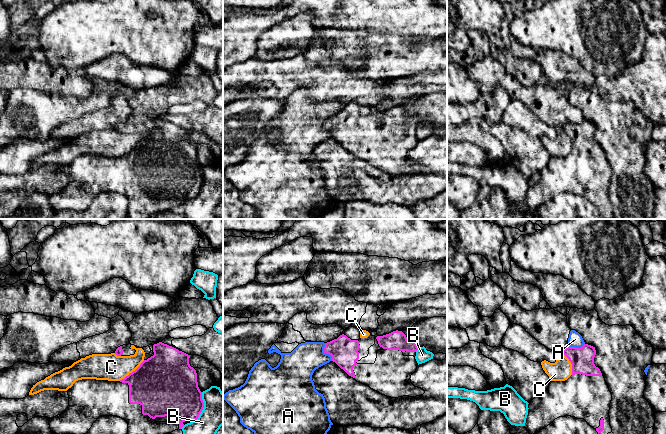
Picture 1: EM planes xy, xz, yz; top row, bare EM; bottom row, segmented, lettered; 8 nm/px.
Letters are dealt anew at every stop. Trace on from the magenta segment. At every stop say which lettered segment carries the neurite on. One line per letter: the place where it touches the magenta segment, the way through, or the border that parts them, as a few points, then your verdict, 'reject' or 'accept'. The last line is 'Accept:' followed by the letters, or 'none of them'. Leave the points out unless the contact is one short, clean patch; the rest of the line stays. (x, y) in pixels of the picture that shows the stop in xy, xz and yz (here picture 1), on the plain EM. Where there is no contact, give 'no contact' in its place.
A: contact xz (326, 129); border xz (325, 119), (324, 127), (331, 132), (332, 136); reject
B: contact xy (202, 185); reject
C: contact xy (132, 148); border xy (144, 136), (134, 146), (119, 156); reject
Accept: none of them

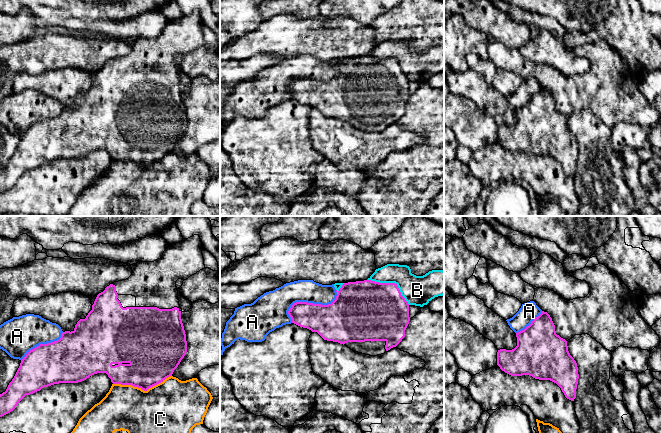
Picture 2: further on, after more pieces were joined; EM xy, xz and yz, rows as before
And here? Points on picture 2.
A: contact xz (307, 79); reject
B: contact xz (391, 59); reject
C: contact xy (142, 165); reject
Accept: none of them

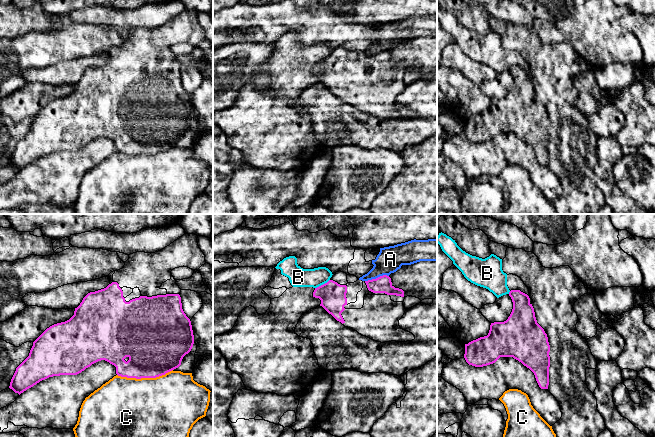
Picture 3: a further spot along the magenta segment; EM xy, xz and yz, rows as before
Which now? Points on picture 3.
A: contact xz (376, 54); reject
B: contact xz (323, 60); border xz (329, 55), (315, 64); reject
C: contact xy (144, 153); reject
Accept: none of them

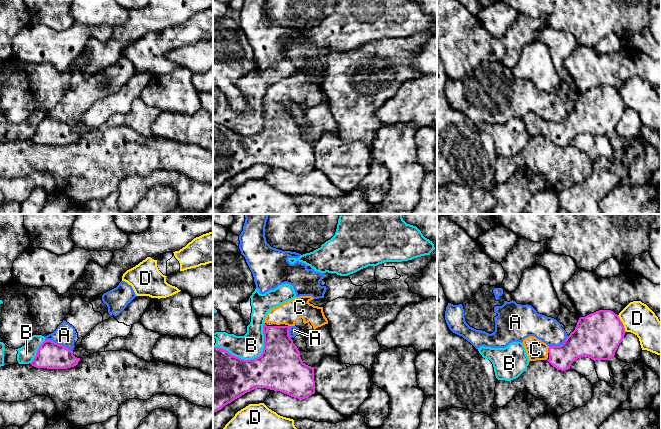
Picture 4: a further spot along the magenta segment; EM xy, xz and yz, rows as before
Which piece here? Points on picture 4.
A: contact xy (59, 120); border xy (45, 115), (62, 120), (72, 127); reject
B: contact xz (252, 135); reject
C: contact yz (548, 125); way yz (578, 120), (570, 126), (548, 125), (535, 125); accept
D: contact yz (622, 99); border yz (617, 91), (626, 107); reject
Accept: C

